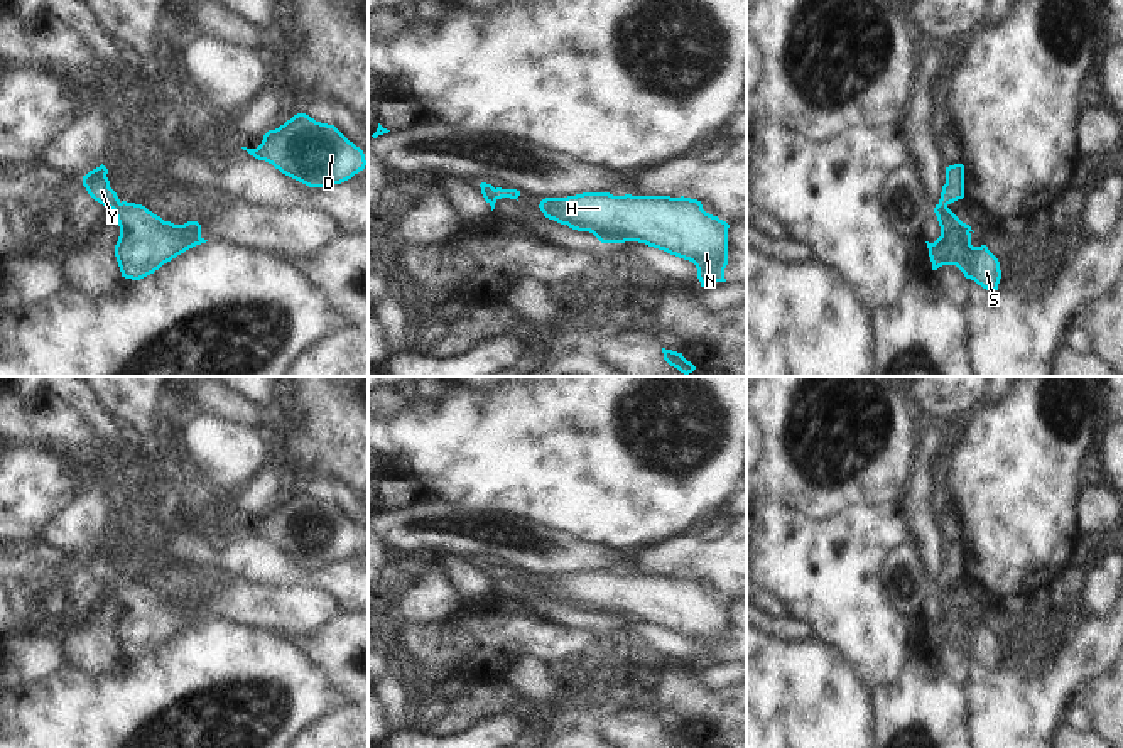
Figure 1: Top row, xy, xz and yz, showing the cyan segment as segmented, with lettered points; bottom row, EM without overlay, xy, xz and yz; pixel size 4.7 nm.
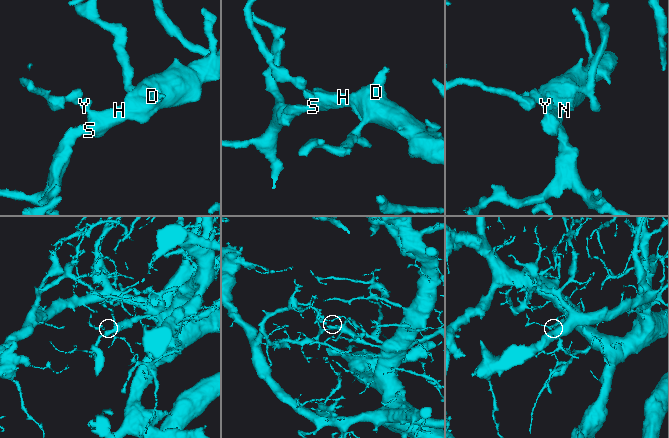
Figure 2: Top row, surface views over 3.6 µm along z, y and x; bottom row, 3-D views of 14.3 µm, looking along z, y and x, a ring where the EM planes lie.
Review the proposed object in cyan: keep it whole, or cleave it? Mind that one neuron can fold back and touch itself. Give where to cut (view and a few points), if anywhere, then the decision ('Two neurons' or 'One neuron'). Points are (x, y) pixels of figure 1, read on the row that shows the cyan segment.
No split. One neuron

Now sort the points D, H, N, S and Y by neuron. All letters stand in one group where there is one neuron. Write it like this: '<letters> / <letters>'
D H N S Y

